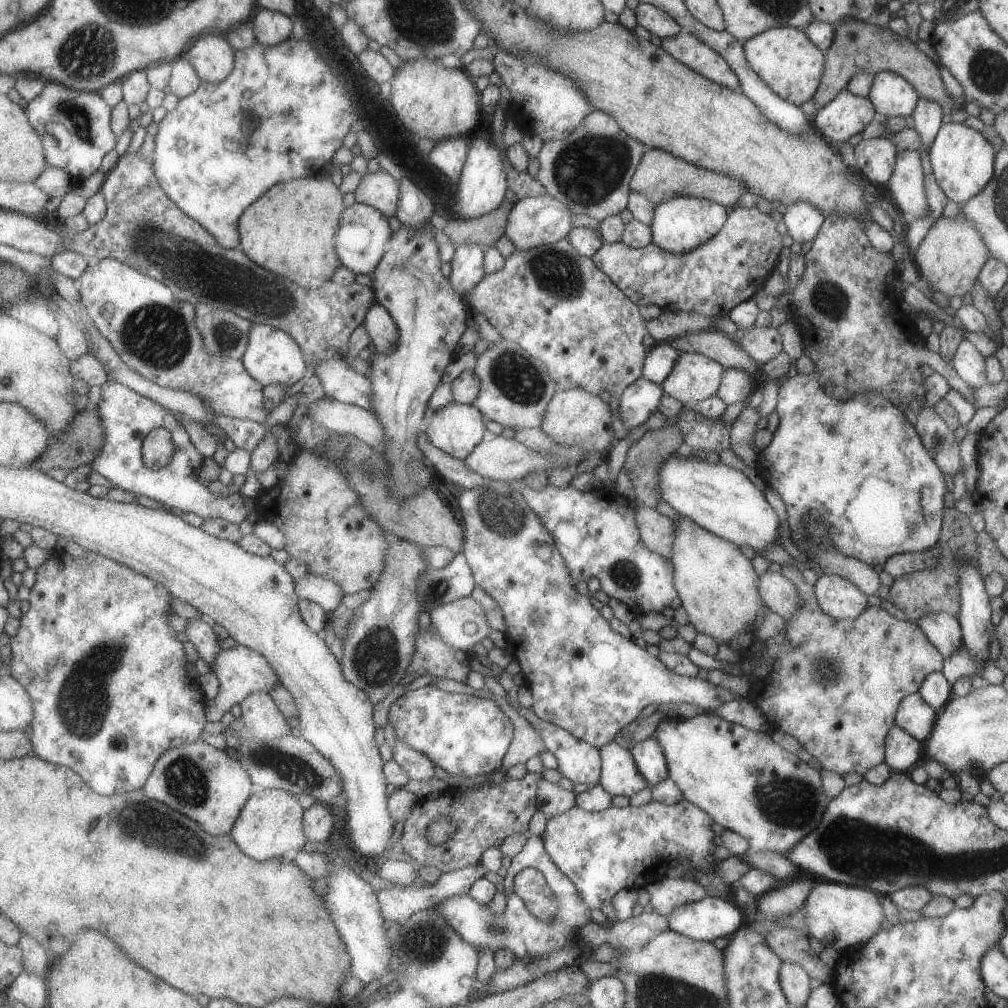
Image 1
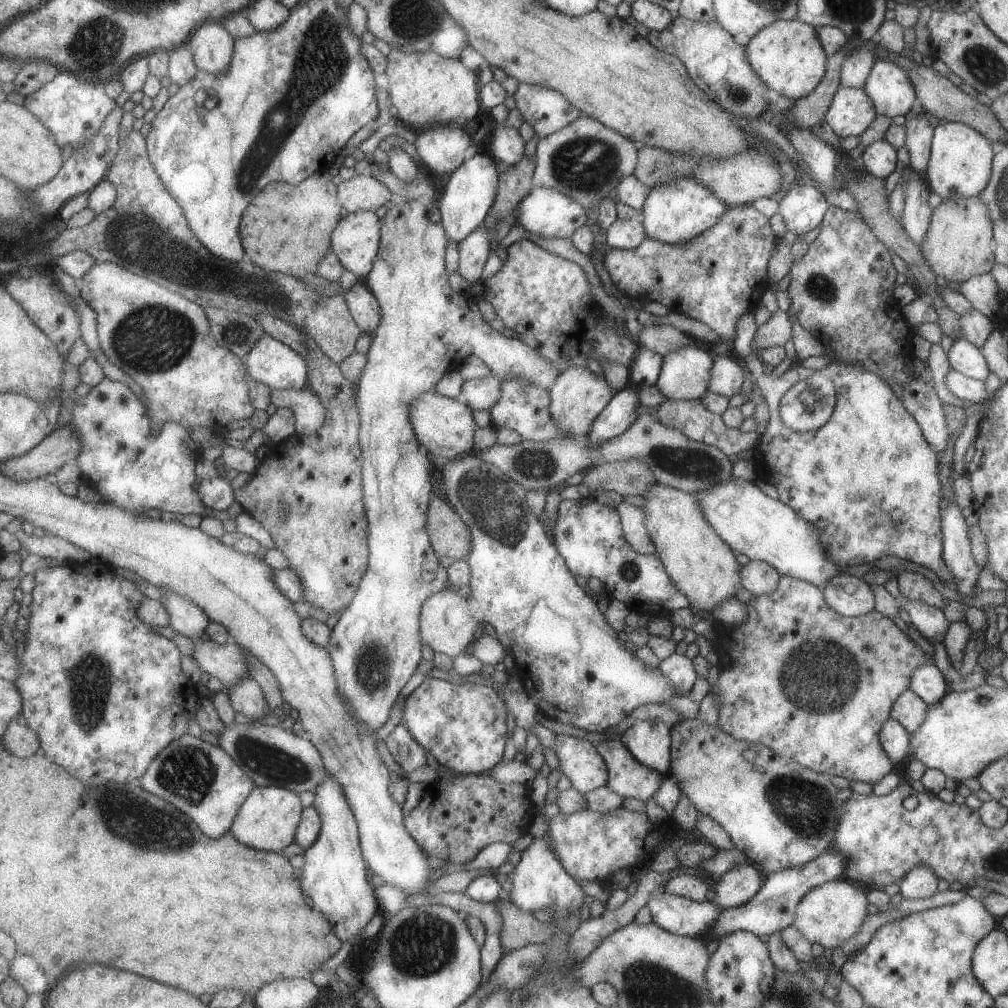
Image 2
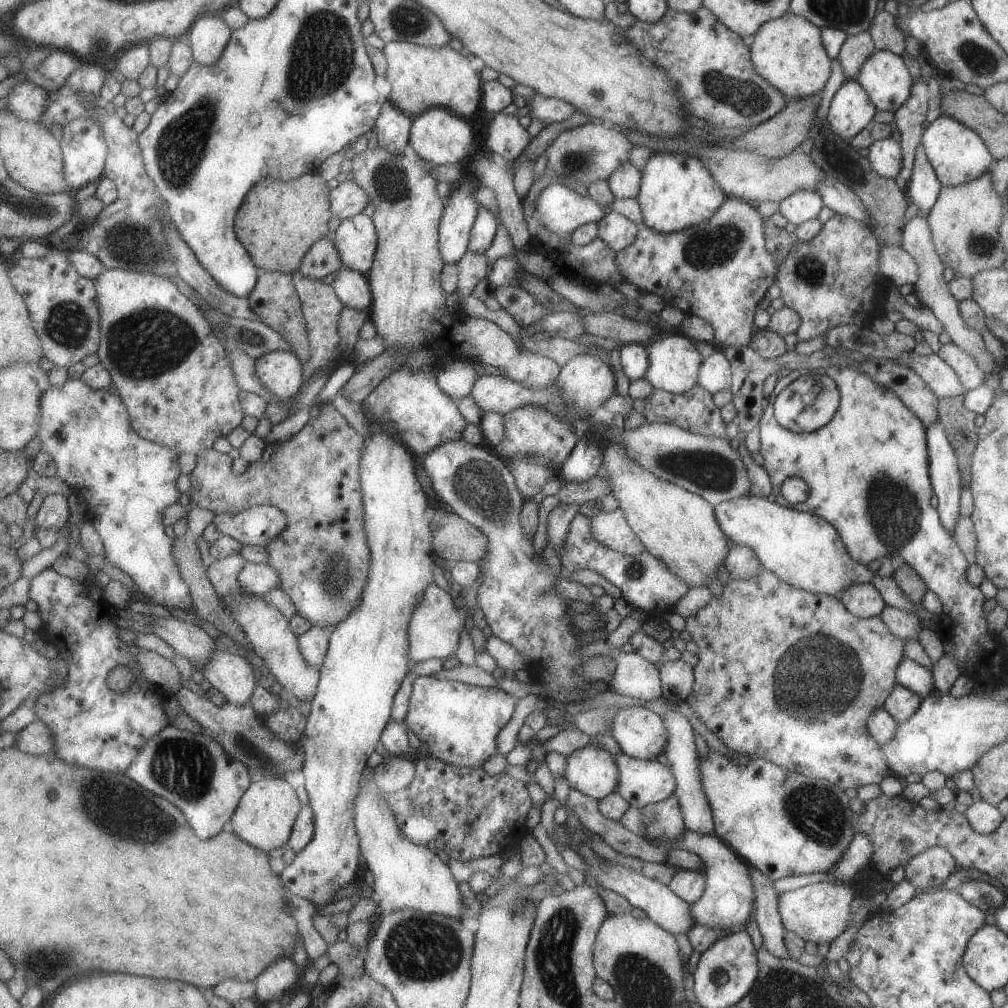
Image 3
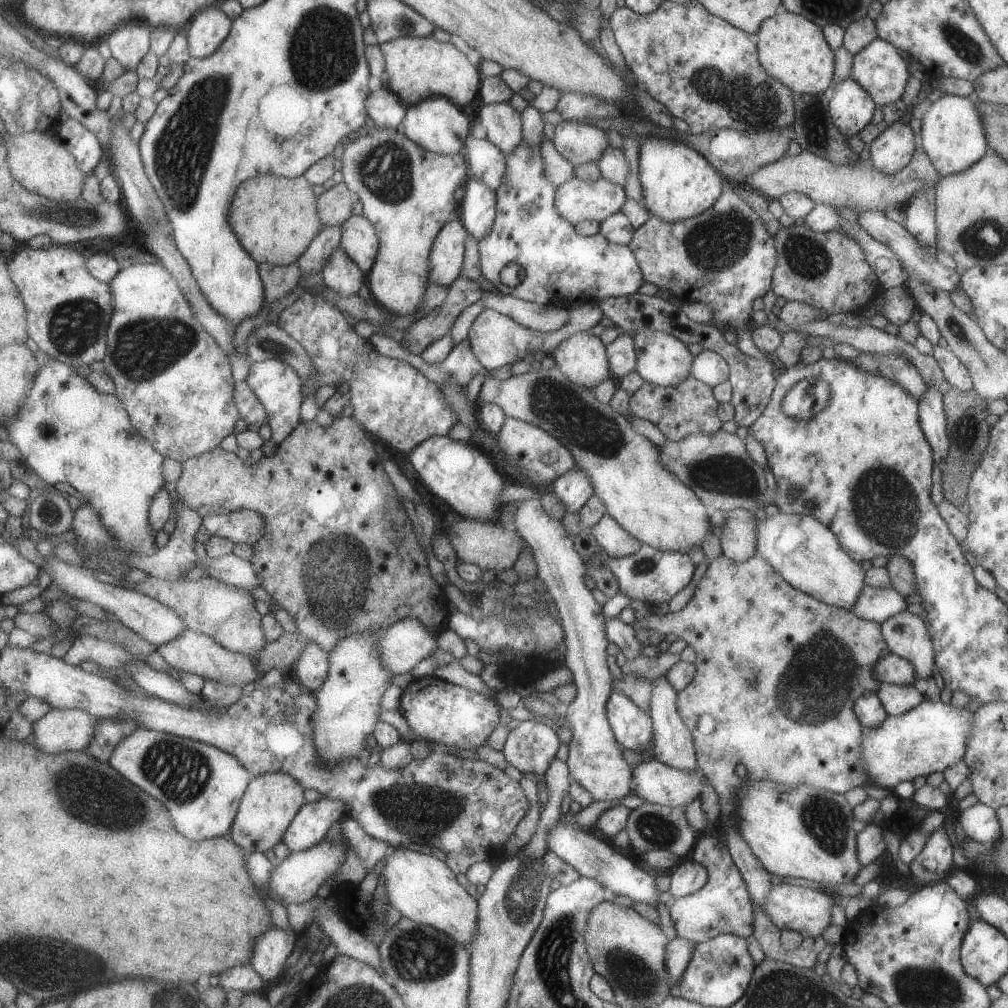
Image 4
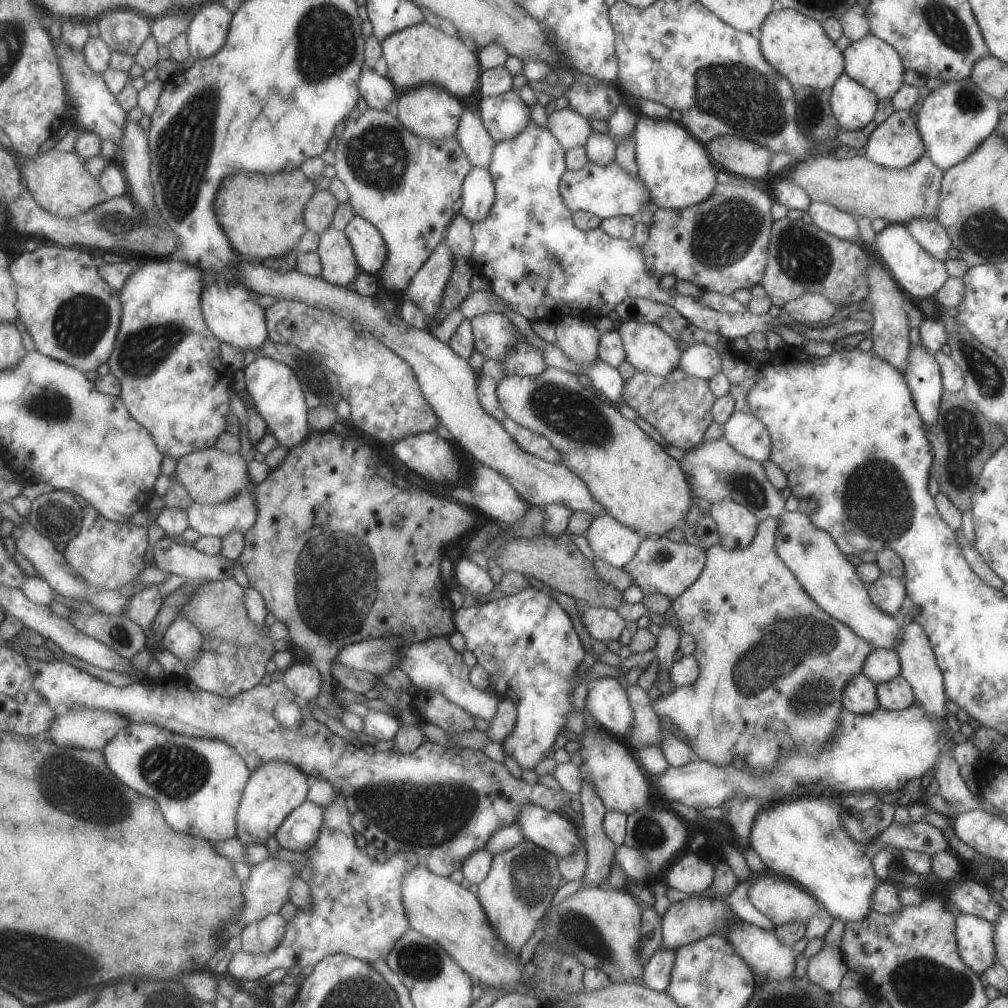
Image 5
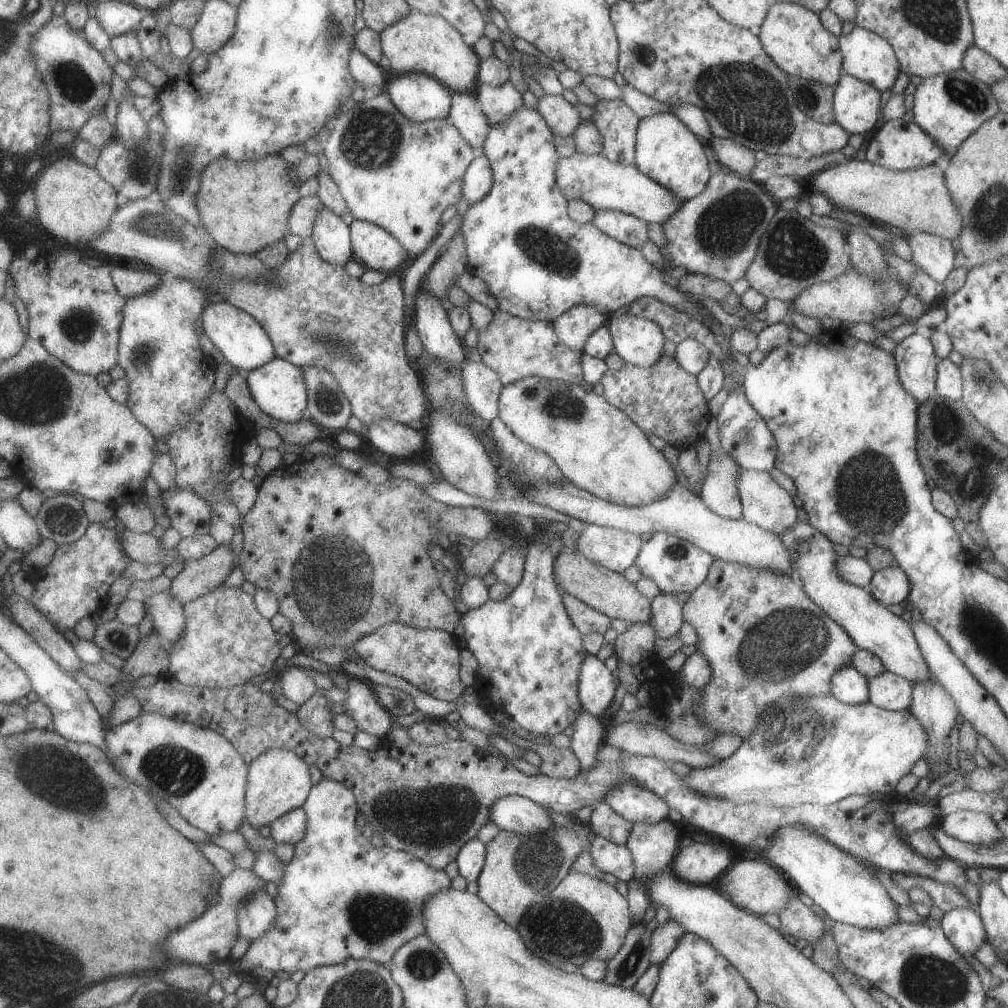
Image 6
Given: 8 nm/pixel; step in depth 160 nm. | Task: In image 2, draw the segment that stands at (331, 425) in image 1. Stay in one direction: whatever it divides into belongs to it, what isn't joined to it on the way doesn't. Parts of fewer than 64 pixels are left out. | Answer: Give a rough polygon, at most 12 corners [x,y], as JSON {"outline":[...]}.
{"outline":[[311,386],[274,389],[272,402],[295,414],[298,437],[317,432],[327,418]]}

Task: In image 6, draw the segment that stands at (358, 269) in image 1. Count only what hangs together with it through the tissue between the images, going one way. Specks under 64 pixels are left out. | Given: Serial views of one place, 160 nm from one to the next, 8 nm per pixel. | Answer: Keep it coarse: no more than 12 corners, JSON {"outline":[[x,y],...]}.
{"outline":[[357,218],[354,258],[392,274],[406,248],[383,227]]}

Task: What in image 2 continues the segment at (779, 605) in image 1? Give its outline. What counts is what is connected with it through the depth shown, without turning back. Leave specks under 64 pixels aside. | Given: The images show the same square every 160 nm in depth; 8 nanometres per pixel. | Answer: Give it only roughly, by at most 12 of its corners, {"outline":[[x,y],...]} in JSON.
{"outline":[[753,559],[739,571],[740,586],[752,595],[769,595],[780,574]]}

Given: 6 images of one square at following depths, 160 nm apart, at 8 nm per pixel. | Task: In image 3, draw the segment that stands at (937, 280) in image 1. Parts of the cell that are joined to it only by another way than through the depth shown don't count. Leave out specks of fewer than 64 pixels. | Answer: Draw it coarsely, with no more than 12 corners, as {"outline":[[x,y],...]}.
{"outline":[[989,170],[940,187],[926,219],[942,265],[1001,267],[1007,204]]}

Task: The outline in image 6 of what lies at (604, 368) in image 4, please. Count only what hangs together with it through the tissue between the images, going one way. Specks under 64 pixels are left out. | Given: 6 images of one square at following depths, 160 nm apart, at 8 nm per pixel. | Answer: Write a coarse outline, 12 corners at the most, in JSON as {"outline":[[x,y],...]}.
{"outline":[[575,305],[552,325],[566,347],[581,354],[589,335],[607,316]]}

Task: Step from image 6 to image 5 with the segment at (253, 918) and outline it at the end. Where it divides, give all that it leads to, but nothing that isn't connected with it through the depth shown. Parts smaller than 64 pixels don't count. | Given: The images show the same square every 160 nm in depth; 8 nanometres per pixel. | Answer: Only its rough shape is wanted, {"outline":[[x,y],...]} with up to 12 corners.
{"outline":[[269,914],[244,928],[242,951],[267,954],[285,938],[288,922]]}

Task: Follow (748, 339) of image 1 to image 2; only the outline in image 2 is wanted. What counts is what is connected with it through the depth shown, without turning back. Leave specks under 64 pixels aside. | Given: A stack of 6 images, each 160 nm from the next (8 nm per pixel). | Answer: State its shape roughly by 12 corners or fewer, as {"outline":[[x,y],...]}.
{"outline":[[775,311],[752,338],[755,352],[791,338],[787,312]]}

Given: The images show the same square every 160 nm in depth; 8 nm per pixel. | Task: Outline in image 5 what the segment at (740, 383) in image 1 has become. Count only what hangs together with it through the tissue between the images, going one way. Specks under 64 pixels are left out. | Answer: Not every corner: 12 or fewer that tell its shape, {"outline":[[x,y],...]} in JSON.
{"outline":[[702,343],[688,345],[677,366],[705,381],[721,370],[719,354]]}

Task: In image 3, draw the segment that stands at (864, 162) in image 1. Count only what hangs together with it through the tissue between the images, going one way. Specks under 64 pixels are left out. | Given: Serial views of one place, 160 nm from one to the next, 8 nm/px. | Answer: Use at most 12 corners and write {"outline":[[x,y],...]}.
{"outline":[[891,137],[868,146],[870,167],[886,179],[901,170],[900,144]]}

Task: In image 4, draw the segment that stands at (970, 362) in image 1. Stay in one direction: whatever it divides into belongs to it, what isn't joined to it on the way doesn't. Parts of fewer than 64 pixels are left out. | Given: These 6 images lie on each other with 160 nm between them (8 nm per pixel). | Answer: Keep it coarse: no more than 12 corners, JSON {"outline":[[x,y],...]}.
{"outline":[[932,345],[948,387],[972,388],[969,371],[948,348]]}

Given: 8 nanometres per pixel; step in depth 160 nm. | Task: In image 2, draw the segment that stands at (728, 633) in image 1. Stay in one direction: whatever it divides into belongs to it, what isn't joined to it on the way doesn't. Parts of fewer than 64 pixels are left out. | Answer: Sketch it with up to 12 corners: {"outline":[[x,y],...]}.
{"outline":[[657,483],[644,527],[689,609],[740,586],[735,552],[694,495]]}

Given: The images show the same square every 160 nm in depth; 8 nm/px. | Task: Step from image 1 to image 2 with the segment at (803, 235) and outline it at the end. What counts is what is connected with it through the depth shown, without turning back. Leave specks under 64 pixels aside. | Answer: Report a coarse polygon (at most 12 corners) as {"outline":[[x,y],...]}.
{"outline":[[792,185],[778,203],[786,230],[820,226],[828,205],[814,187]]}

